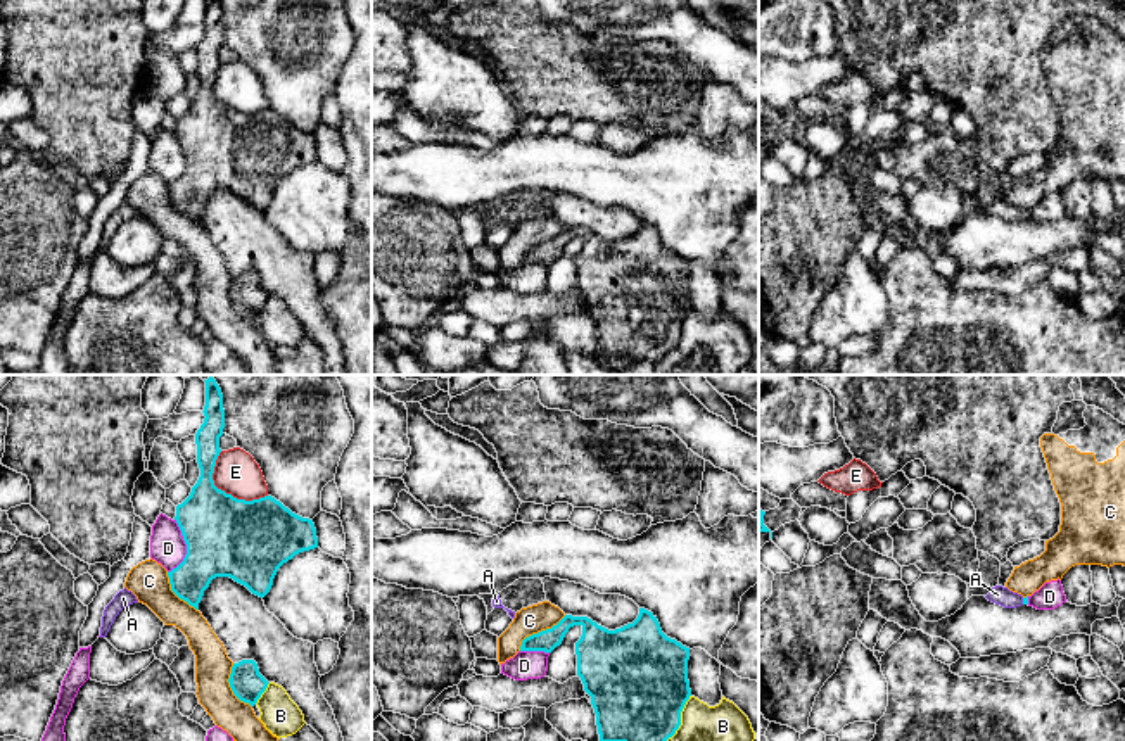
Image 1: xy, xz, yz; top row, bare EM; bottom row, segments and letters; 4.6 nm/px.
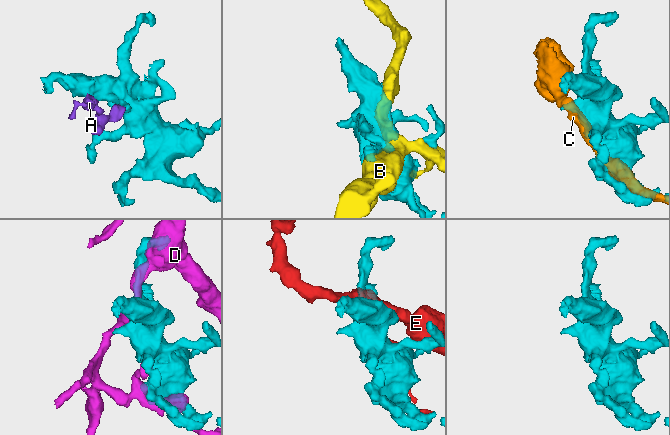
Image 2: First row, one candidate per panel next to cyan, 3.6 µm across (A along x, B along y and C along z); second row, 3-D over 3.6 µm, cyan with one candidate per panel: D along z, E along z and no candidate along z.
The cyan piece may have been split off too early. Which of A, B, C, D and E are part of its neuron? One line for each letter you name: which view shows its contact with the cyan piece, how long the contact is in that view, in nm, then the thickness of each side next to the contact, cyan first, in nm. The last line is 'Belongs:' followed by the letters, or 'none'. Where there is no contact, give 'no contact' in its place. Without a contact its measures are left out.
A: contact in yz; length 30 nm; calibres 30 and 90 nm
Belongs: A

